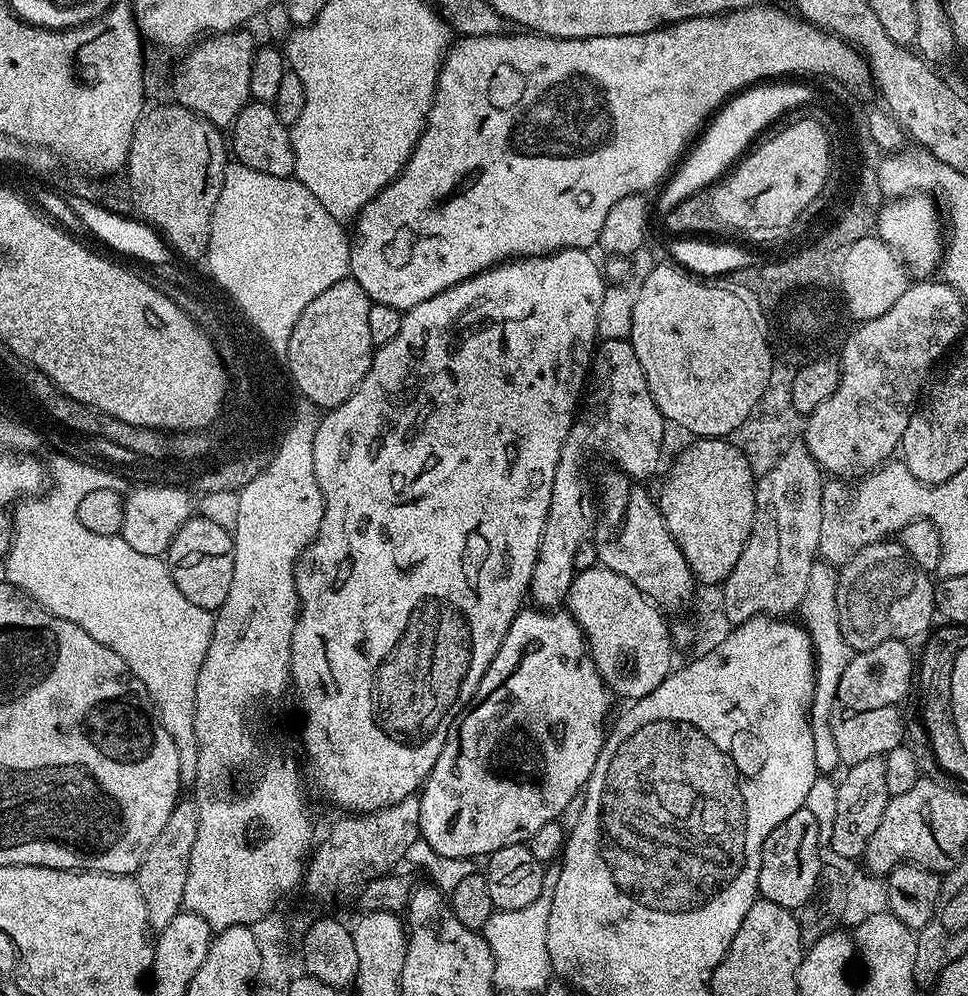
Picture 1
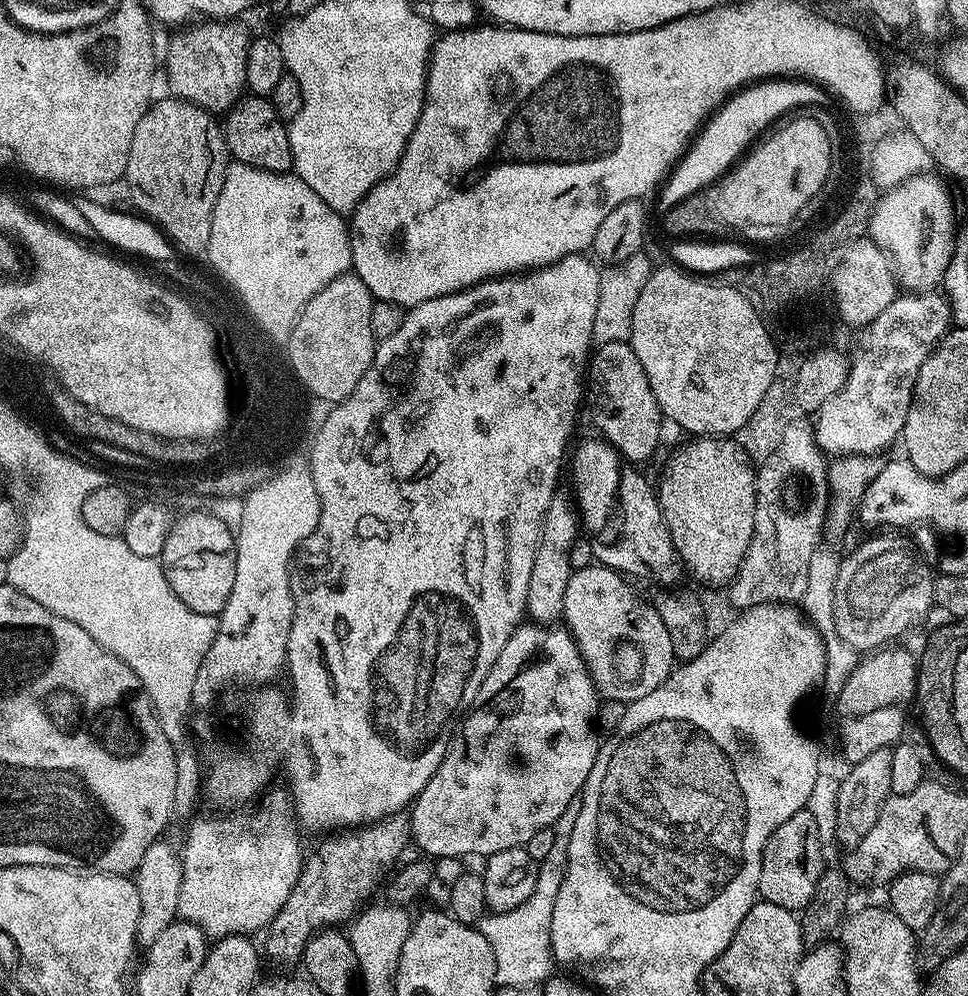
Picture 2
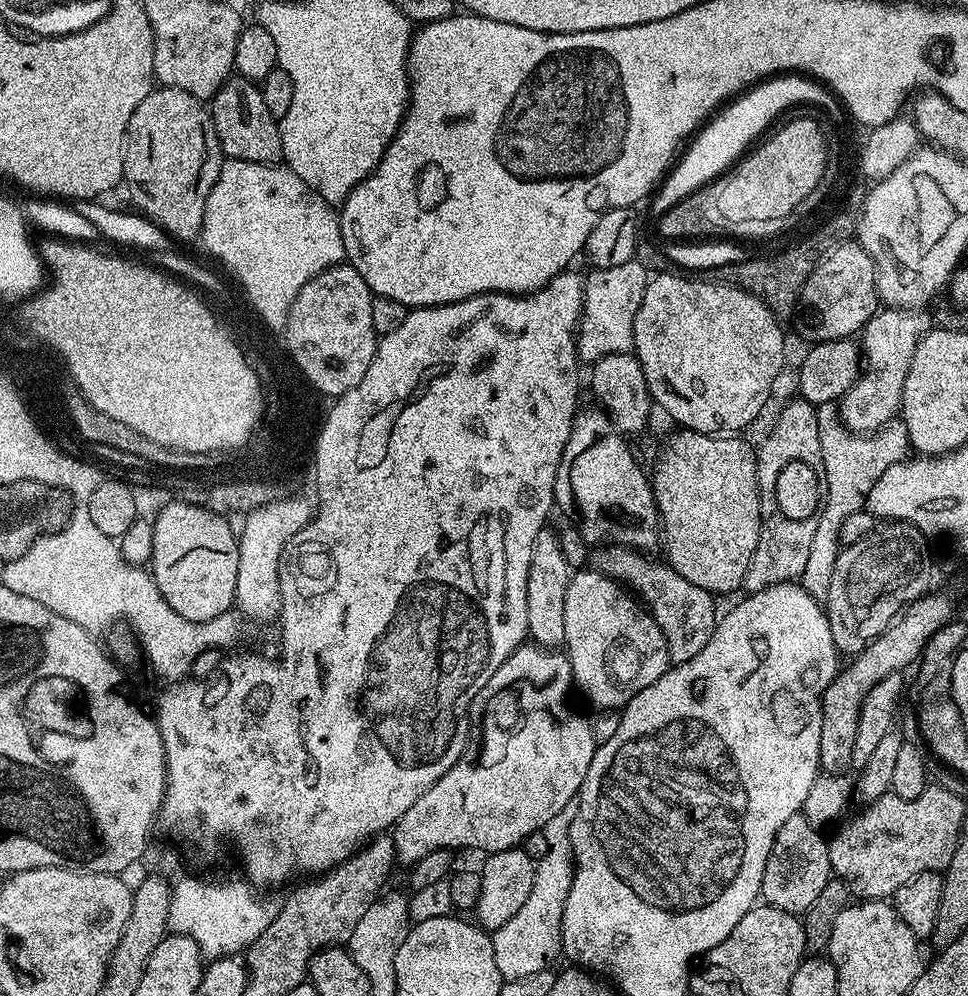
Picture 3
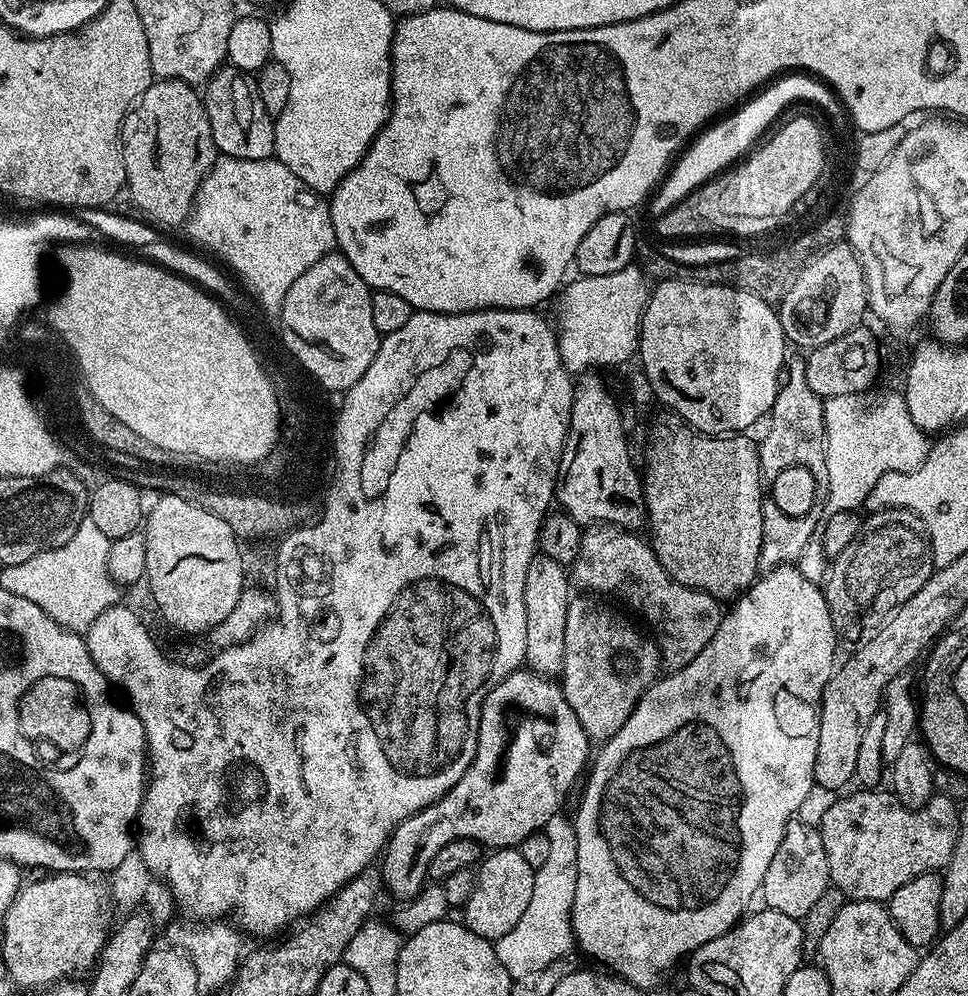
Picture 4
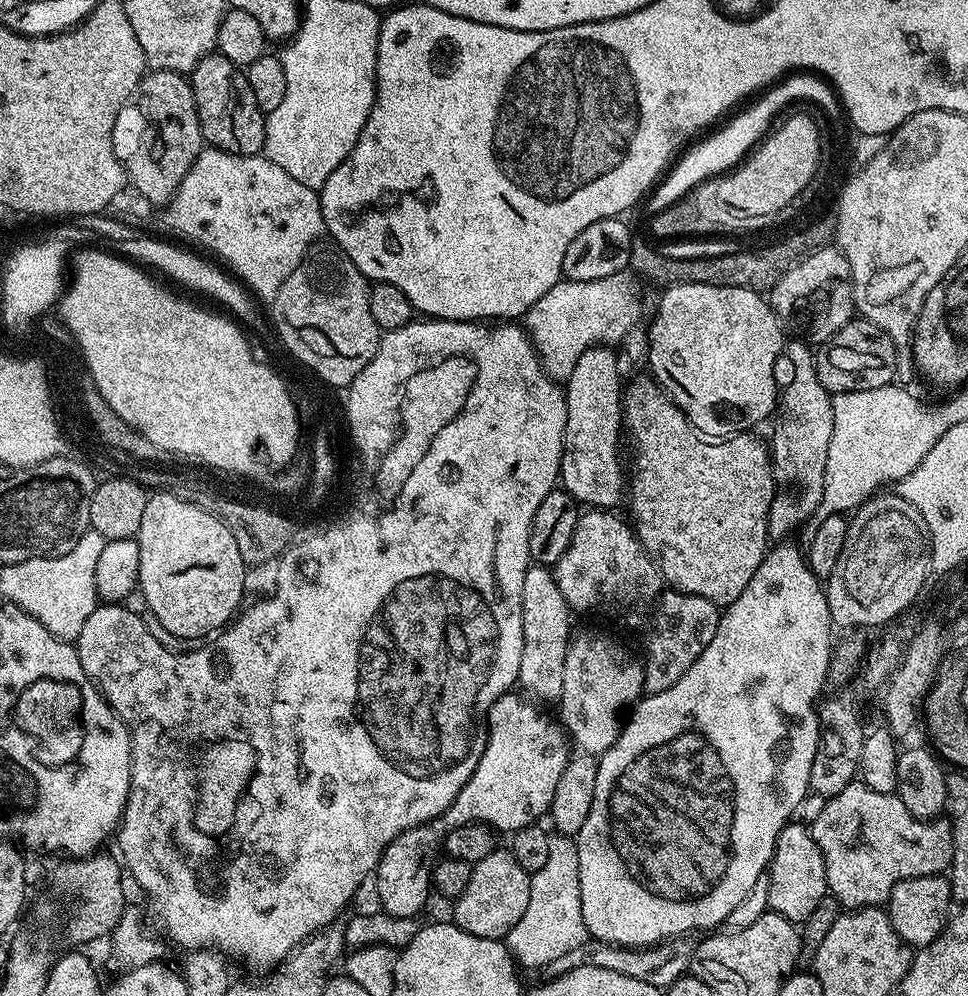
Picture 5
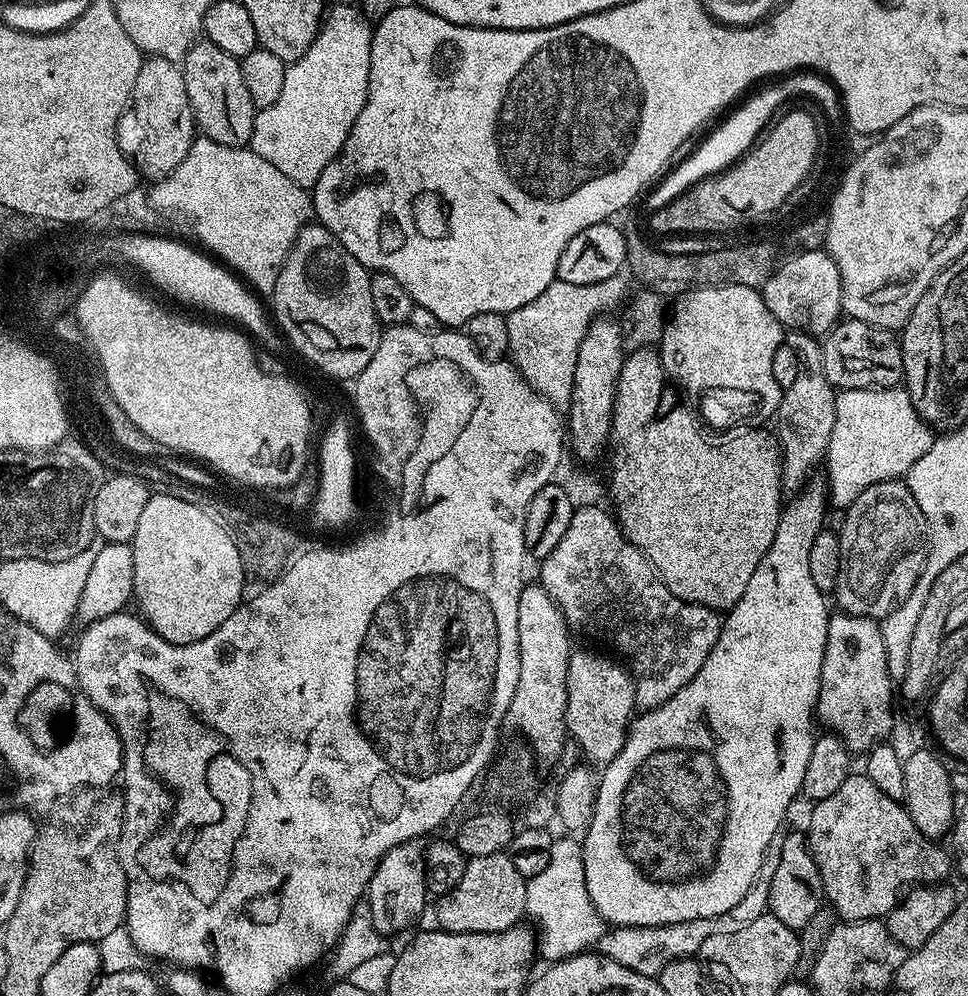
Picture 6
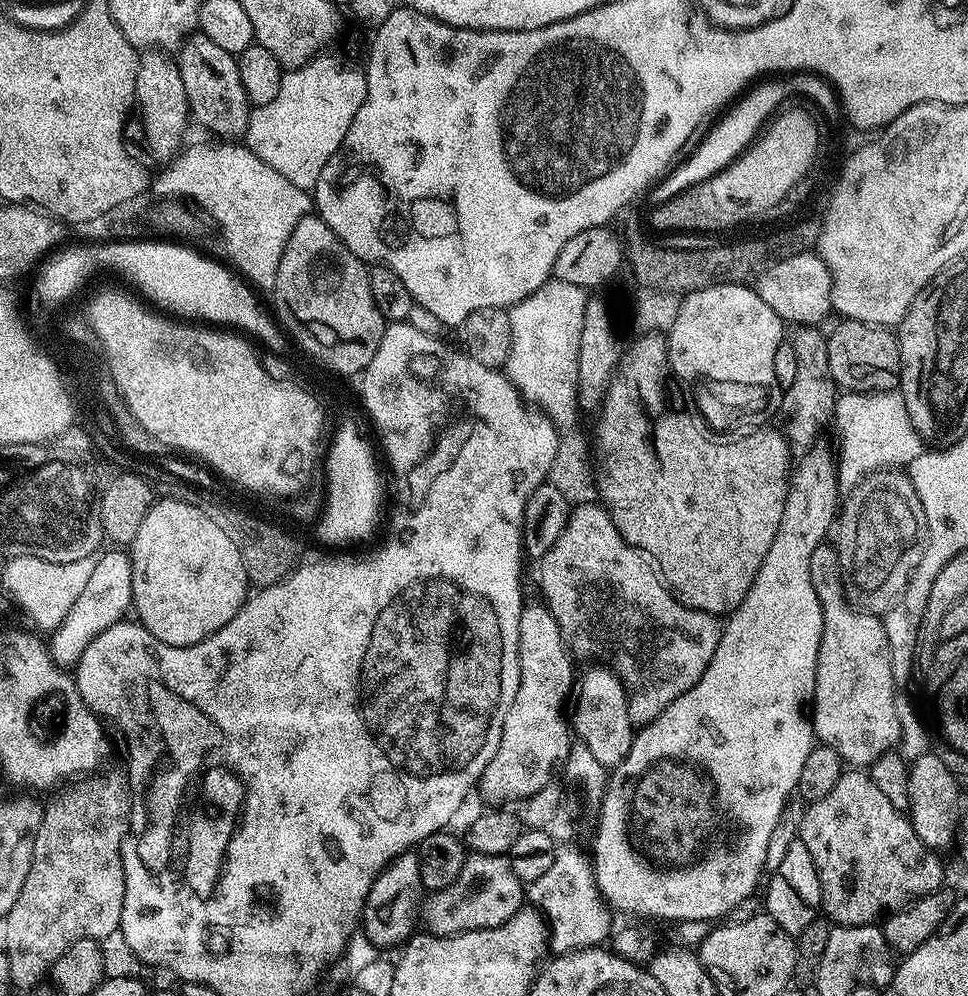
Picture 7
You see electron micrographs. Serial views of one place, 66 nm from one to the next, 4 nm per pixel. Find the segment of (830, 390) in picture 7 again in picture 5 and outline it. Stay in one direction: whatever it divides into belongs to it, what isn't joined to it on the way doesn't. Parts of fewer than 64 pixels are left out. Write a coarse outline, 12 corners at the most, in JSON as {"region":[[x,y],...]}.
{"region":[[789,339],[796,372],[774,408],[770,455],[777,485],[768,535],[787,537],[817,511],[833,393],[813,349]]}

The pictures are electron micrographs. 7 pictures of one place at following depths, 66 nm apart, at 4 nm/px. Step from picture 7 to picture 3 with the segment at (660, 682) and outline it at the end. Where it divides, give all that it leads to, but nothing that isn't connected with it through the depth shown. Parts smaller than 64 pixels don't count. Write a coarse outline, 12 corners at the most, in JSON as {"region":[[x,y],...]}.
{"region":[[604,546],[594,564],[631,590],[672,664],[702,654],[713,593],[651,555]]}

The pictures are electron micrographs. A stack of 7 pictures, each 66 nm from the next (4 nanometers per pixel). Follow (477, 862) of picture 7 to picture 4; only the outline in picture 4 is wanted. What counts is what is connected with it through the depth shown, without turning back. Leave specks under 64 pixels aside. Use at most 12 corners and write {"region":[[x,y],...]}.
{"region":[[519,847],[489,851],[464,925],[493,942],[534,895]]}

